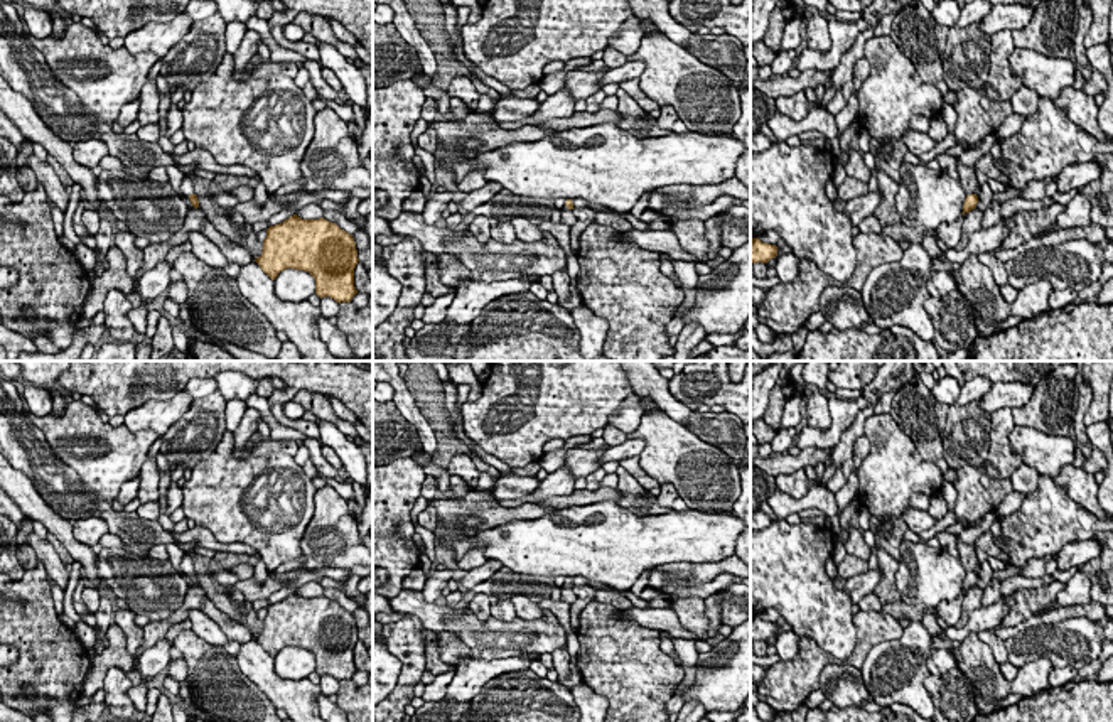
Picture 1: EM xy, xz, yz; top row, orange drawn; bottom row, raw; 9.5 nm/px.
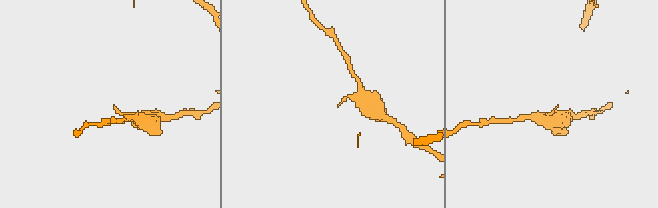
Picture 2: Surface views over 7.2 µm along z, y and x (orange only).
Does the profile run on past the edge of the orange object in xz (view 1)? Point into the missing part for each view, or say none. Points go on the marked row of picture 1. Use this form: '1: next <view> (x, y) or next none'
1: next none

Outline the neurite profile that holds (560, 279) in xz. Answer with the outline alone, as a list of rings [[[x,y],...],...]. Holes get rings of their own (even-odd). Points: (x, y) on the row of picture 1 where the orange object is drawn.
[[[562,268],[551,275],[553,278],[553,292],[558,295],[558,302],[565,302],[570,299],[570,277],[567,268]]]

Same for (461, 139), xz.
[[[472,115],[476,121],[432,121],[428,130],[437,135],[437,148],[452,160],[474,159],[481,154],[504,147],[511,142],[536,142],[556,133],[555,130],[523,125],[516,130],[503,130],[494,116]]]

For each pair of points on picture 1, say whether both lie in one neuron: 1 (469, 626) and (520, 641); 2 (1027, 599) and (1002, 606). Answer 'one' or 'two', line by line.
1: one
2: two

